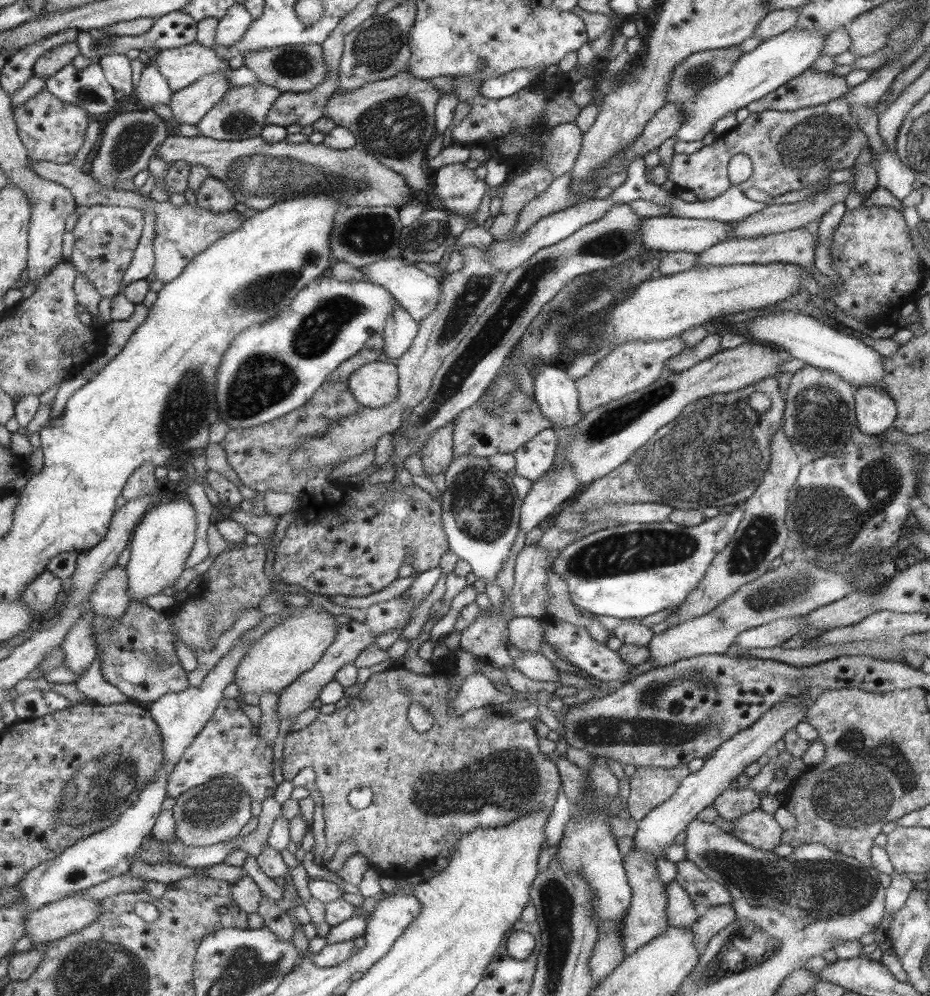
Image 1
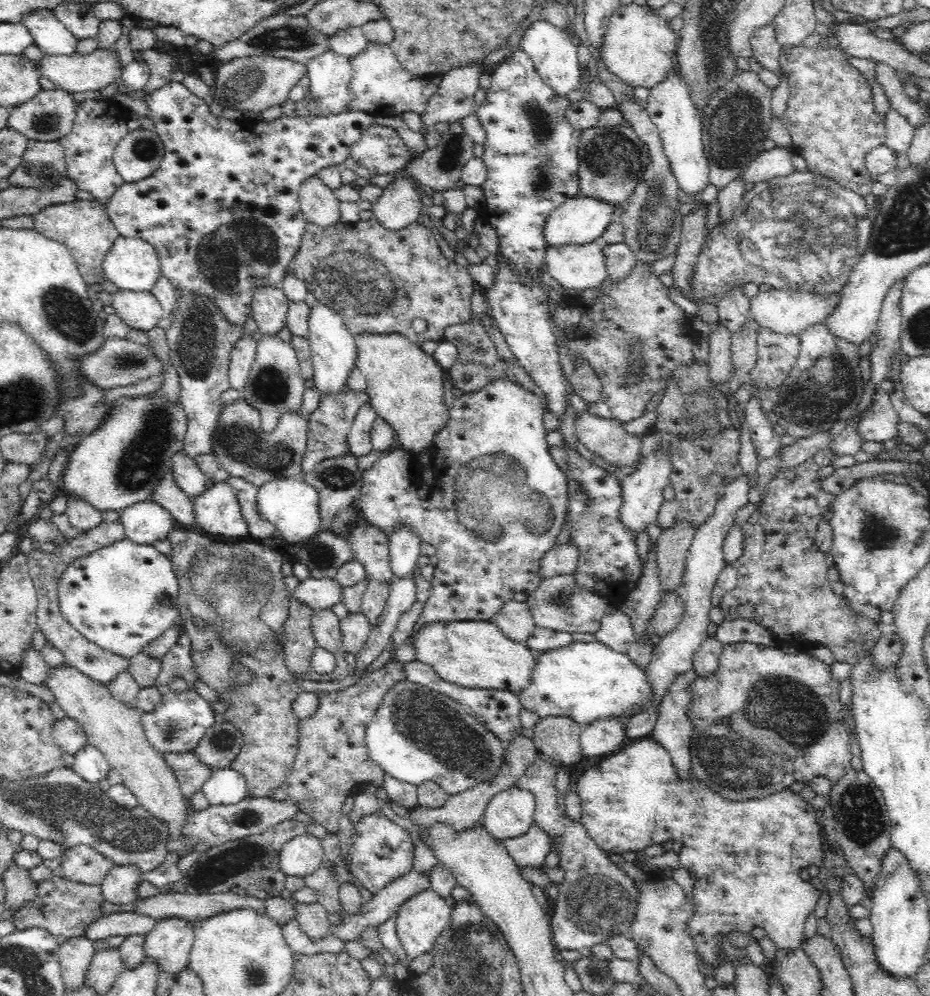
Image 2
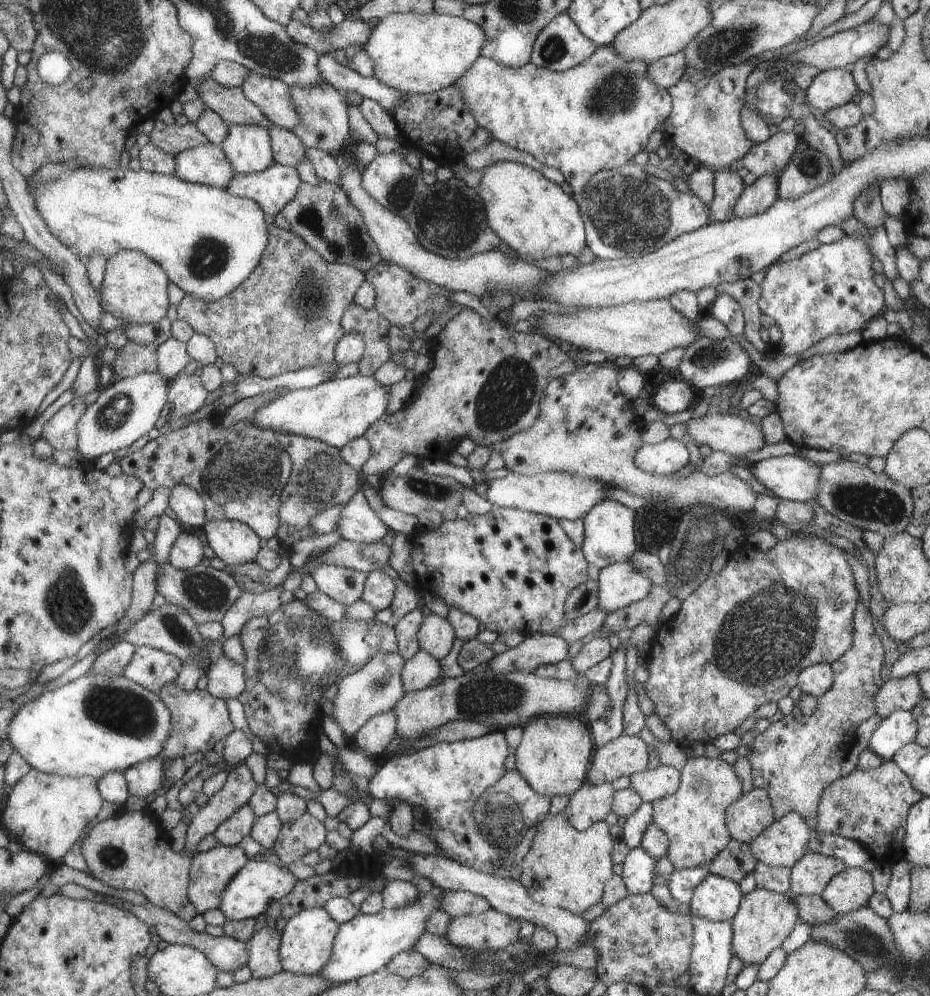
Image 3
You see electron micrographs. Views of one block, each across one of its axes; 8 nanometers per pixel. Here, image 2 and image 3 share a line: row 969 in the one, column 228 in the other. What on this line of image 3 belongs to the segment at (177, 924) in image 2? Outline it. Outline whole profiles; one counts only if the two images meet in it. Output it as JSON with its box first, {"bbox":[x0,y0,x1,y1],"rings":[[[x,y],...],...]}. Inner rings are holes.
{"bbox":[173,142,235,189],"rings":[[[205,142],[174,155],[173,176],[182,181],[225,189],[235,173],[219,145]]]}

